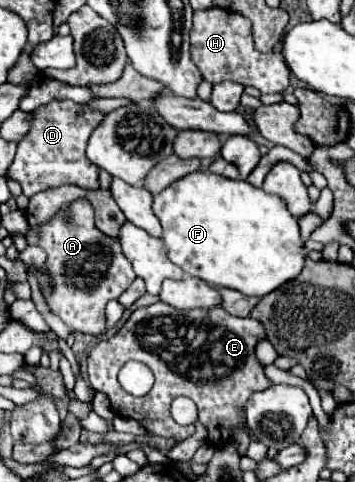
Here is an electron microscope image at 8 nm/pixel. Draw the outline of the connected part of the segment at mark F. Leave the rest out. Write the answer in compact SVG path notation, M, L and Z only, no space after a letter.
M197 171L169 185L153 199L153 211L163 225L163 243L169 259L187 275L197 277L213 287L235 289L247 297L265 297L283 283L295 279L305 265L305 243L301 241L299 223L287 211L279 195L269 195L247 181L231 181L215 173Z

